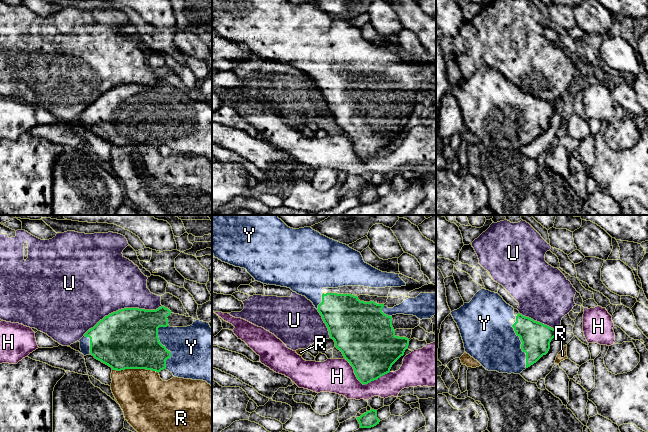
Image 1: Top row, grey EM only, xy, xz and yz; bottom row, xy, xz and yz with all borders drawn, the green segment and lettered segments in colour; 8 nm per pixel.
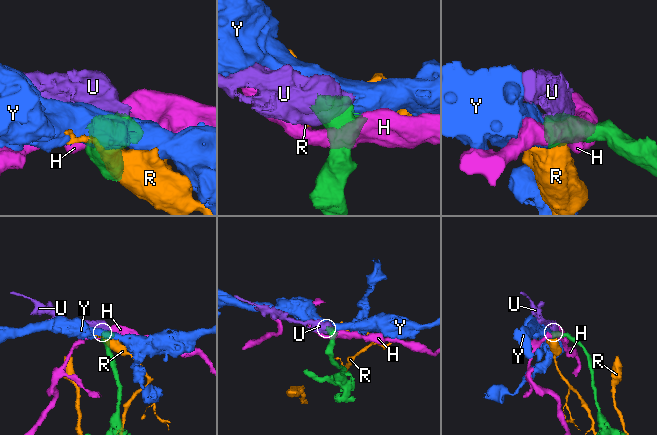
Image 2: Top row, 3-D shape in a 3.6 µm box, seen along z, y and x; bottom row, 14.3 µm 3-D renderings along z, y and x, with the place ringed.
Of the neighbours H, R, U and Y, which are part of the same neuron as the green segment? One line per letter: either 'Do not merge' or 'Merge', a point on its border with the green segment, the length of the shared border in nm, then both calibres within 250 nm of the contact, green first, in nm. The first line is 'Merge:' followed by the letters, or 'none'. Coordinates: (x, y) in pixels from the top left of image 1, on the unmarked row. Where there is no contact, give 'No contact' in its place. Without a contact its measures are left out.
Merge: Y
H: Do not merge. Touches green at xz (363, 160). Shared border 380 nm. Thickness 360 nm (green) against 280 nm
R: Do not merge. Touches green at xy (135, 144). Shared border 380 nm. Thickness 480 nm (green) against 400 nm
U: Do not merge. Touches green at xy (139, 85). Shared border 360 nm. Thickness 480 nm (green) against 380 nm
Y: Merge. Touches green at xy (160, 119). Shared border 360 nm. Thickness 460 nm (green) against 320 nm

